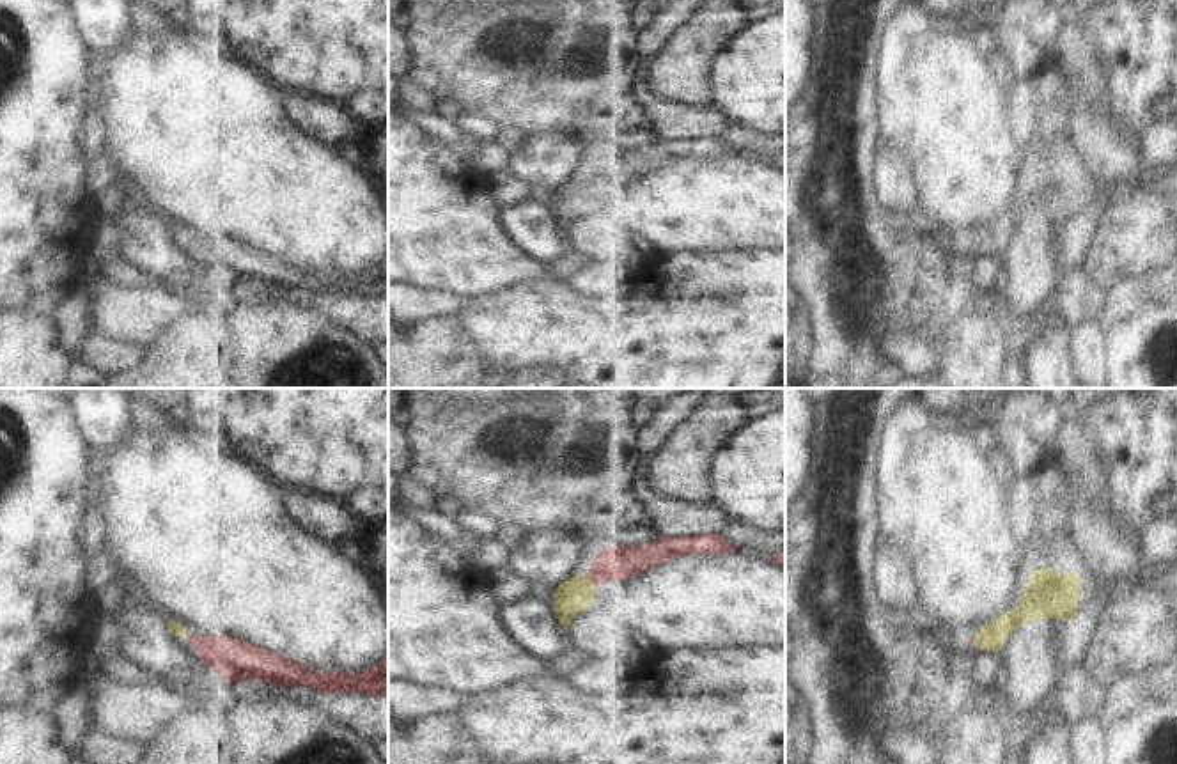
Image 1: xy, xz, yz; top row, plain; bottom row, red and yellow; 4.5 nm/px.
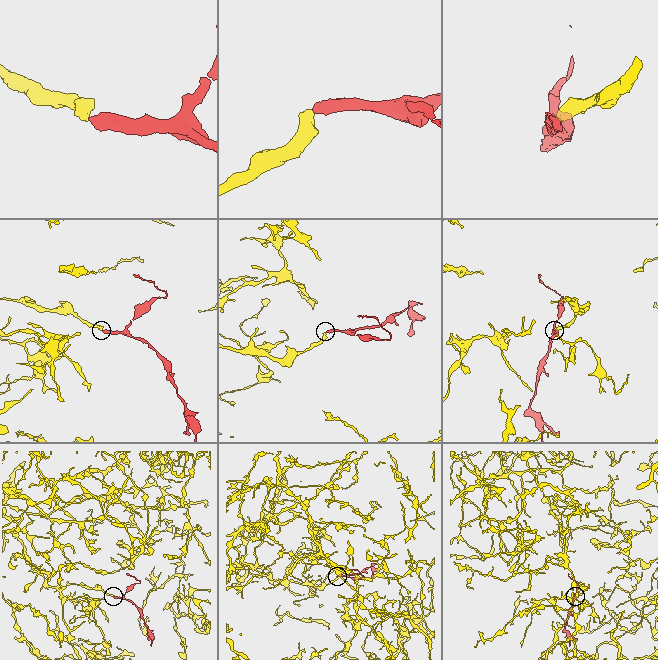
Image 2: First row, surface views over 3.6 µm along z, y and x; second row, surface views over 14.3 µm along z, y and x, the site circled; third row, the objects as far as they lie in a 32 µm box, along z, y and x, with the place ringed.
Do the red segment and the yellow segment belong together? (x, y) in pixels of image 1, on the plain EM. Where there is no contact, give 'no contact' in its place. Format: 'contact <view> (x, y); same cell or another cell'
contact xz (591, 183); same cell

